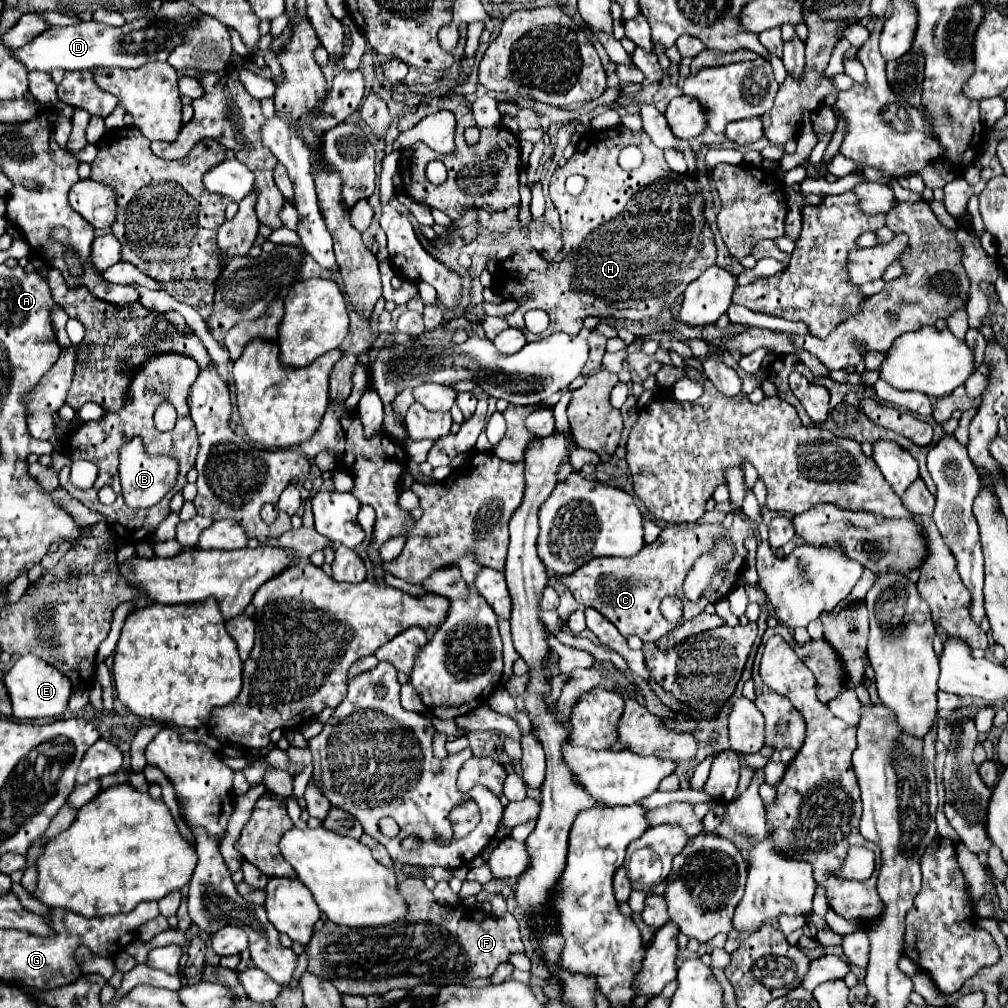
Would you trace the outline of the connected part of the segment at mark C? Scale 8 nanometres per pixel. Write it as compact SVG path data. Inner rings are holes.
M735 515L731 529L725 529L723 525L713 525L713 523L695 523L691 527L665 527L659 533L657 541L645 545L637 555L627 559L611 559L611 557L591 559L583 567L579 567L579 571L567 577L561 577L561 581L571 589L577 603L585 607L593 607L599 613L603 613L607 619L611 619L611 623L615 623L615 627L619 629L623 637L637 635L645 643L651 643L675 627L661 615L659 605L669 595L685 599L681 585L689 567L697 559L697 555L701 555L709 545L713 545L717 537L727 537L735 543L735 549L737 549L735 559L725 567L727 575L725 575L725 569L721 573L723 595L729 595L737 585L739 573L747 557L747 549L743 541L753 533L755 529L751 521L743 519L741 515Z

